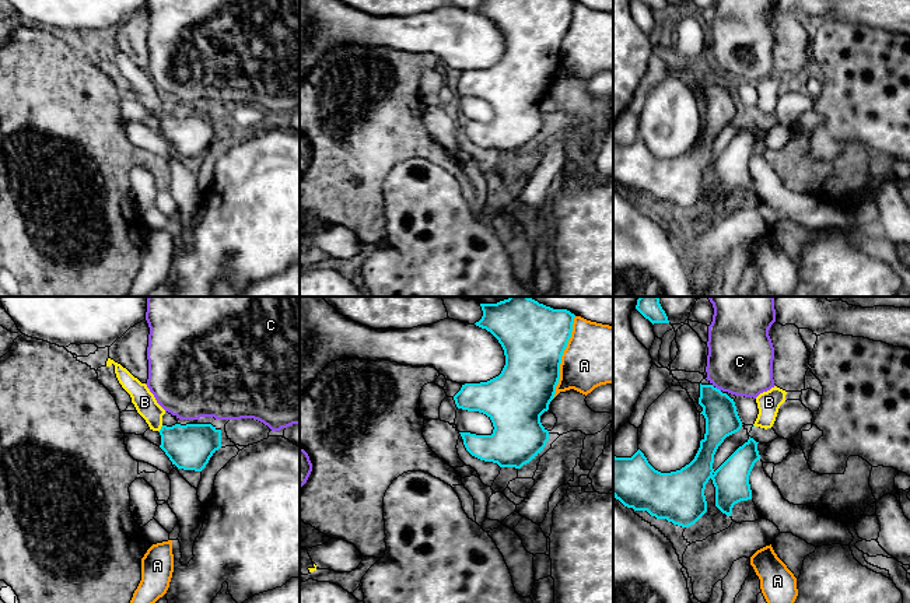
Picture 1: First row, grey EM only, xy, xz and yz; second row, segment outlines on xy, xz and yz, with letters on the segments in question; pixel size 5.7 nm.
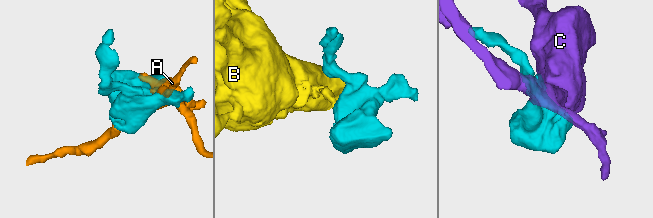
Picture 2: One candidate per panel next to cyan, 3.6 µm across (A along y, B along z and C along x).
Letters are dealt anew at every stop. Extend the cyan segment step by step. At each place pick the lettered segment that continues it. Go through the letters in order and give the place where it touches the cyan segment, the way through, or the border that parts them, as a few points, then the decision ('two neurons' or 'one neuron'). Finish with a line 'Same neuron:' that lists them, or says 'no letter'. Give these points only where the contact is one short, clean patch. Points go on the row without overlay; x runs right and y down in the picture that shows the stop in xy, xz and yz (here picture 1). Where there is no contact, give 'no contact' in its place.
A: contact xz (560, 44); two neurons
B: contact xy (161, 115); way xy (189, 133), (175, 128), (161, 115), (144, 88); one neuron
C: contact yz (718, 76); two neurons
Same neuron: B

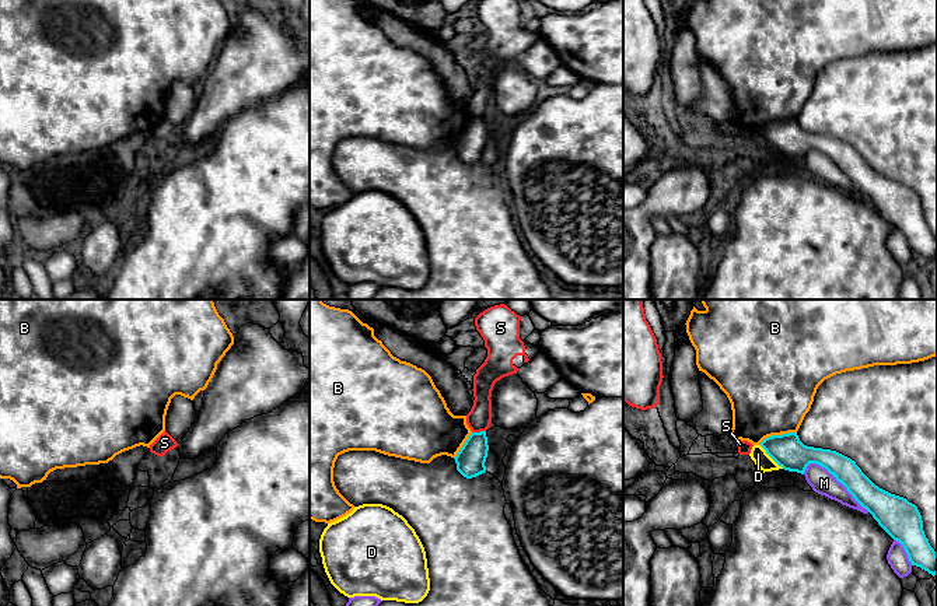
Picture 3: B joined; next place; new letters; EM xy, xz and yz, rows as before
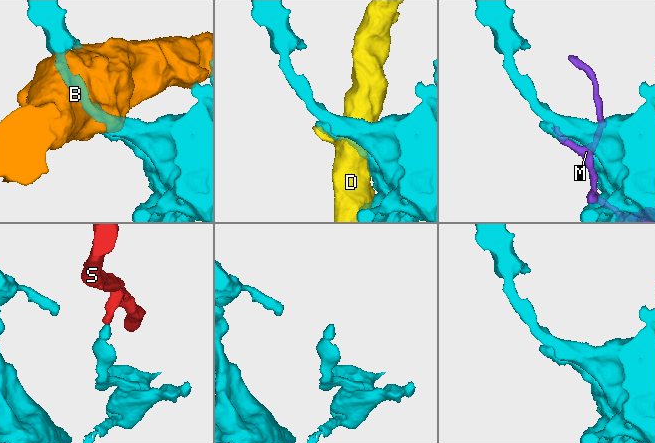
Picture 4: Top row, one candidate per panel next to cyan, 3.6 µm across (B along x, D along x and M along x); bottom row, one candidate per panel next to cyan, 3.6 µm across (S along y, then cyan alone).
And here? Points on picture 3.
B: contact yz (776, 122); border yz (796, 118), (768, 122), (758, 130); two neurons
D: contact yz (771, 143); two neurons
M: contact yz (838, 167); two neurons
S: contact xz (478, 119); border xz (485, 116), (472, 119); two neurons
Same neuron: no letter

